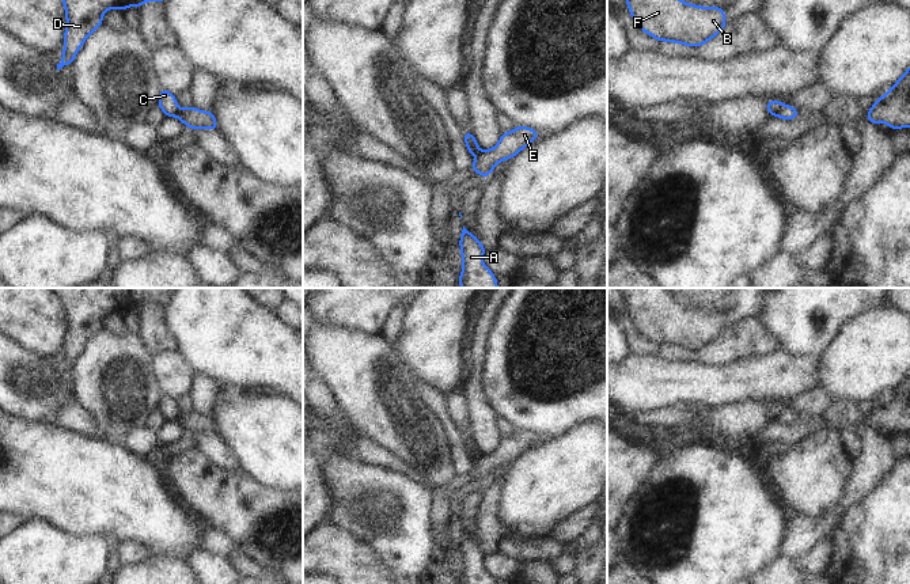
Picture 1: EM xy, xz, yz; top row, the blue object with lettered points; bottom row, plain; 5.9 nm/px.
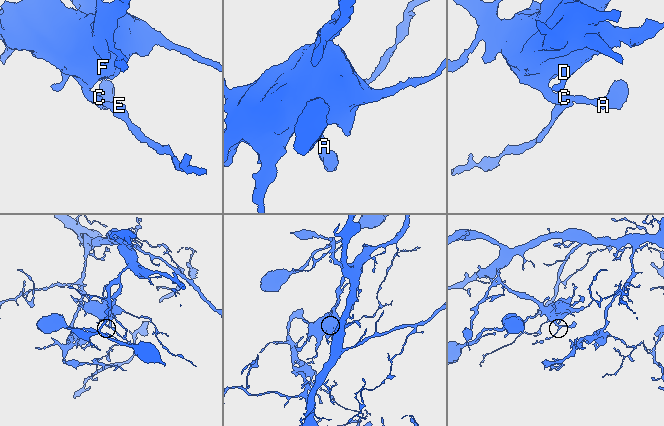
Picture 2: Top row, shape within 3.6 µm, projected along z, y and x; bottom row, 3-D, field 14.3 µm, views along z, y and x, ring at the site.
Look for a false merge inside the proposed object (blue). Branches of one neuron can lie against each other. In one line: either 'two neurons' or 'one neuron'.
two neurons

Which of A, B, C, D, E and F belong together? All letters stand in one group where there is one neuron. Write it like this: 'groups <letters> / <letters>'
groups A B C D F / E

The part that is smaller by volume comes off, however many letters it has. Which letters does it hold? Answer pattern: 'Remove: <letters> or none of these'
Remove: E

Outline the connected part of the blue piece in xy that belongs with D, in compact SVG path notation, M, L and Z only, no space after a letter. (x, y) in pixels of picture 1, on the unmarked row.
M49 288L61 302L67 318L64 359L60 375L72 368L86 342L102 330L109 312L126 314L148 304L167 304L175 288Z

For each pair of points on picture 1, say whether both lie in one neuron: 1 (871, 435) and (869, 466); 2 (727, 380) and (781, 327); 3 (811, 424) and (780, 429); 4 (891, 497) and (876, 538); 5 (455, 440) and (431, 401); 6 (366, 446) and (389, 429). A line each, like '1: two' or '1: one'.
1: one
2: two
3: one
4: one
5: one
6: two

